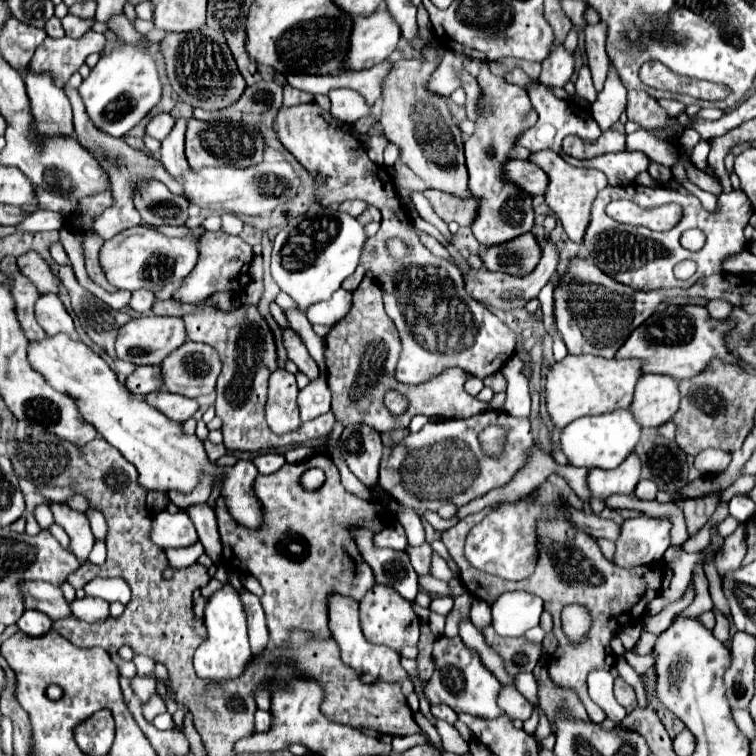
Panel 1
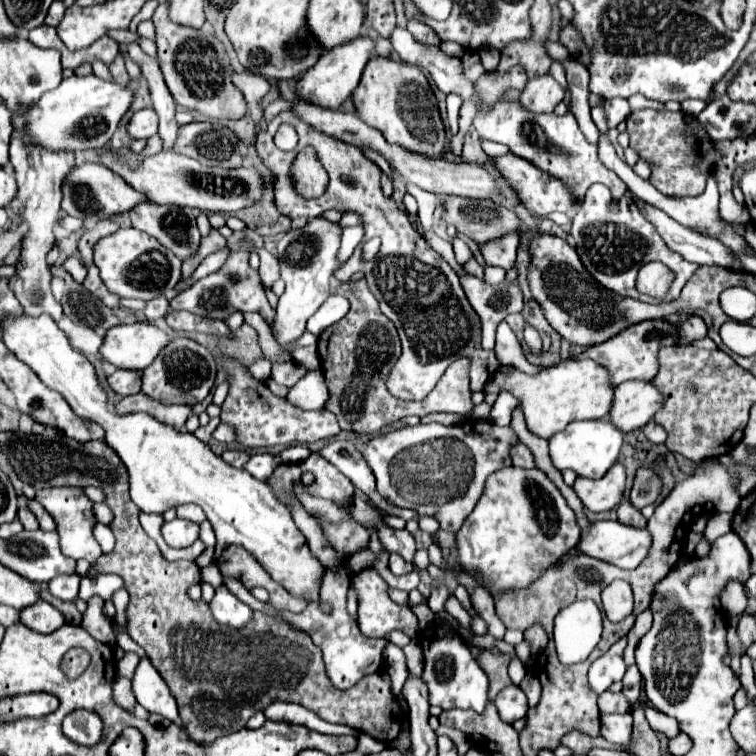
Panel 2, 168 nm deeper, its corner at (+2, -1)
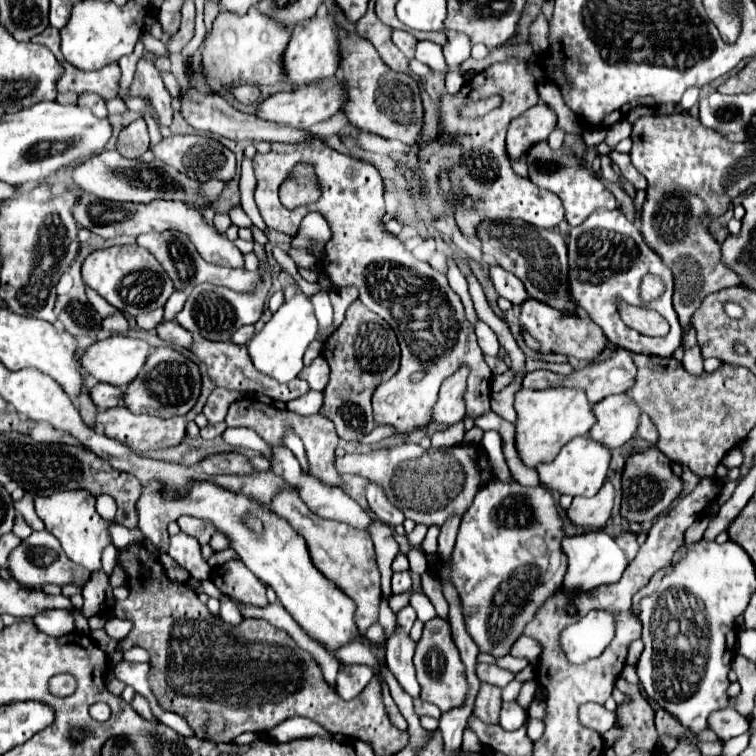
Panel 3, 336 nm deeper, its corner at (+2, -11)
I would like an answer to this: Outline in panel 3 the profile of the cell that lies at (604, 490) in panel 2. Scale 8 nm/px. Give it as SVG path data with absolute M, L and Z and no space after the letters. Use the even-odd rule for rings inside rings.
M606 482L602 486L602 492L598 492L598 496L574 498L566 514L574 526L602 528L612 514L612 504L614 504L614 488L610 482Z

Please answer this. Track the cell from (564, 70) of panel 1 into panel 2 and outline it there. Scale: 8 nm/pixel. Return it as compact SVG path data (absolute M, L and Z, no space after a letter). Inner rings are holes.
M550 74L528 80L522 92L522 104L530 112L550 112L562 98L564 98L564 88Z

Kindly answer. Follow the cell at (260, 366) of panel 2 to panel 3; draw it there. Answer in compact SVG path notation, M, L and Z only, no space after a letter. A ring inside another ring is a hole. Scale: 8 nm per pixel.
M296 294L290 302L284 302L280 310L272 316L272 320L266 322L266 326L250 340L248 354L254 366L258 368L258 372L284 384L284 382L294 380L304 368L302 356L308 344L316 338L316 334L318 334L318 322L312 310L312 302L306 294Z

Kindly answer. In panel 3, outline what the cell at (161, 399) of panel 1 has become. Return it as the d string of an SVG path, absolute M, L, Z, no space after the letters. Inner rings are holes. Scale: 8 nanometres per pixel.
M114 406L110 410L100 412L96 416L96 426L100 426L108 438L114 438L114 440L130 446L130 450L134 450L134 452L148 452L148 450L178 446L186 436L186 418L182 418L182 416L174 416L168 420L162 420L156 416L136 416L124 406Z

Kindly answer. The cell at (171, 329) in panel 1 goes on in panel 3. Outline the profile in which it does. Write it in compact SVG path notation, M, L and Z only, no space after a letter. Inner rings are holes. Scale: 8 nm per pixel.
M116 334L90 344L80 356L80 366L98 382L124 388L138 376L148 354L148 342Z

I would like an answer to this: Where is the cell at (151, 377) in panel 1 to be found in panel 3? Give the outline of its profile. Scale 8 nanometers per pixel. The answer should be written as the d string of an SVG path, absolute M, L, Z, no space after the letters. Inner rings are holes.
M96 384L94 388L90 388L90 398L98 406L98 410L108 410L122 402L122 388L110 384Z

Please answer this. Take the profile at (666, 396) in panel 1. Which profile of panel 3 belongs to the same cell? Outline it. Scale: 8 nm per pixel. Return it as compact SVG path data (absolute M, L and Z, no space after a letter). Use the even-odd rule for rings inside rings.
M608 396L594 404L592 412L596 416L596 424L590 428L588 436L606 444L606 448L620 448L636 434L640 408L628 396Z

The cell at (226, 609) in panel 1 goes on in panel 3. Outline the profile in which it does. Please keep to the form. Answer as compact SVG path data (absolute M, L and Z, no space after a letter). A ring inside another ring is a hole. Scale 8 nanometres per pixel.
M222 596L222 598L220 598L220 602L222 602L220 618L222 618L224 622L232 624L232 626L238 626L238 624L244 620L244 616L242 616L242 614L240 614L240 610L238 610L238 606L236 606L230 598L226 598L226 596Z

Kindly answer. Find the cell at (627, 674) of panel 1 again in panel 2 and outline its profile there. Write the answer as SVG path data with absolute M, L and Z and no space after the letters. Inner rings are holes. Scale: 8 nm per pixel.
M646 706L646 720L648 720L648 724L650 724L656 732L660 732L660 734L664 734L664 736L668 736L668 738L674 738L674 736L680 732L680 726L678 726L678 722L676 722L674 718L658 712L658 710L652 708L652 706Z

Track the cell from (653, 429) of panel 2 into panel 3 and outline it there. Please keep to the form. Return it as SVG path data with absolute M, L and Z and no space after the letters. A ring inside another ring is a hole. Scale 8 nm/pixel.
M642 412L642 416L640 416L640 424L638 424L638 432L636 432L640 438L644 438L644 440L648 440L650 444L656 444L656 440L658 440L658 432L656 432L656 426L650 422L650 418Z

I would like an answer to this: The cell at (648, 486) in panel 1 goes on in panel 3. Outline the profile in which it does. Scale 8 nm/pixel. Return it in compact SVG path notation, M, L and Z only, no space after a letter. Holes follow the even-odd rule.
M656 446L628 456L622 472L622 506L620 514L628 522L652 522L656 520L682 492L682 478L678 478L672 468L670 460L658 452Z

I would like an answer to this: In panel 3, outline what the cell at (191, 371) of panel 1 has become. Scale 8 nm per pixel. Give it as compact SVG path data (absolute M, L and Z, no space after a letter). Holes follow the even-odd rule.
M172 346L154 348L138 372L136 380L132 380L124 388L122 402L130 412L158 416L158 418L172 418L172 416L186 416L186 412L196 404L200 394L200 370L198 364L176 352Z

